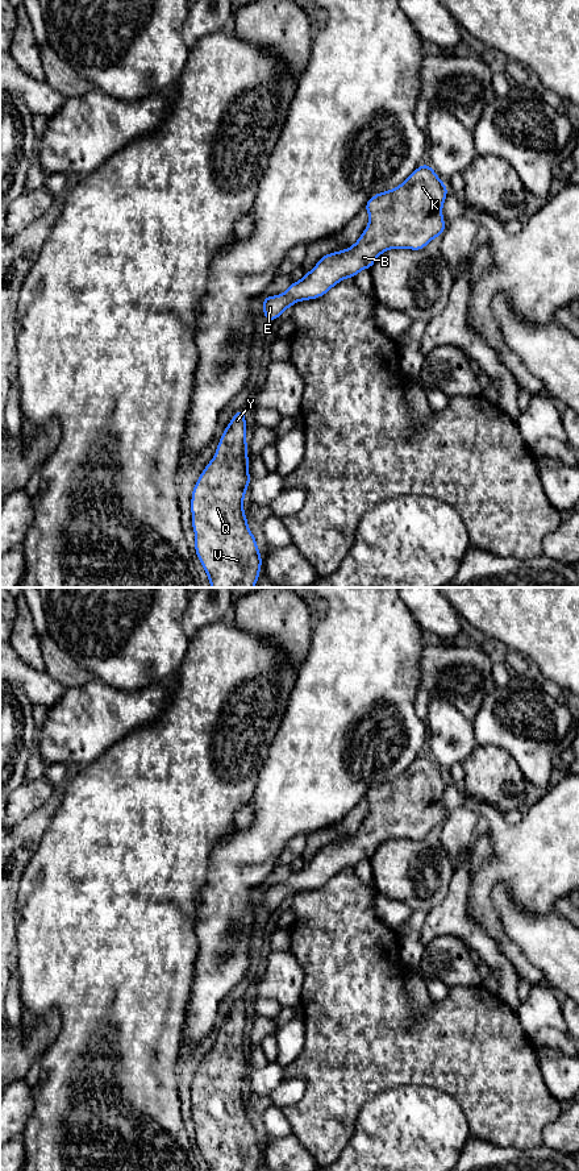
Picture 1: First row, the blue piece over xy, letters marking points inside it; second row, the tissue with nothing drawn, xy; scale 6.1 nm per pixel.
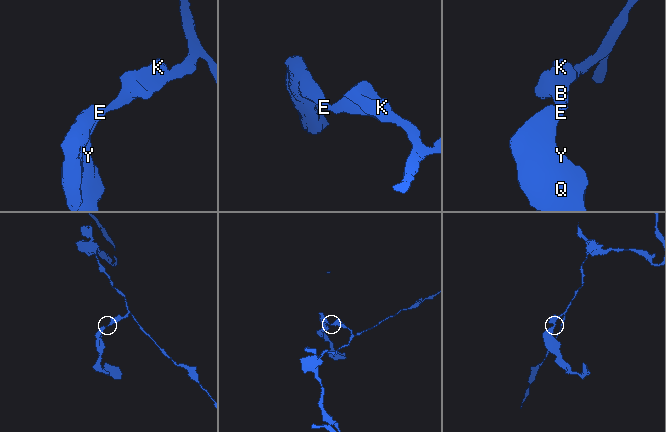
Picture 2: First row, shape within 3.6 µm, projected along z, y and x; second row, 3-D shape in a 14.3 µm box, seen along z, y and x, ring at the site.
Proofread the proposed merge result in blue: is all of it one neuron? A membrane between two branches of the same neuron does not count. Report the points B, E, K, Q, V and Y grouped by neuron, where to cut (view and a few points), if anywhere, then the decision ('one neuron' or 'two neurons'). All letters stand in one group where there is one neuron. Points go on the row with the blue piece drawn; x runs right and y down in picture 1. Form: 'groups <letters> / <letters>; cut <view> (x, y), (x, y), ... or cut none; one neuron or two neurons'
groups B E K Q V Y; cut none; one neuron

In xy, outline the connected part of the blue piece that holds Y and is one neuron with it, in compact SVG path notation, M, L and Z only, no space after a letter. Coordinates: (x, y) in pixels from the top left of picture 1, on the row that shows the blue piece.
M246 411L234 412L218 441L214 457L204 468L192 490L195 551L211 587L254 587L261 573L262 556L243 510L243 498L251 481L245 419Z

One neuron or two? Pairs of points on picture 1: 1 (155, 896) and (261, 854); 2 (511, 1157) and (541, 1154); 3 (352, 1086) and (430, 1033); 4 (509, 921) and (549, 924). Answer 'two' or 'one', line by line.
1: two
2: one
3: one
4: one

